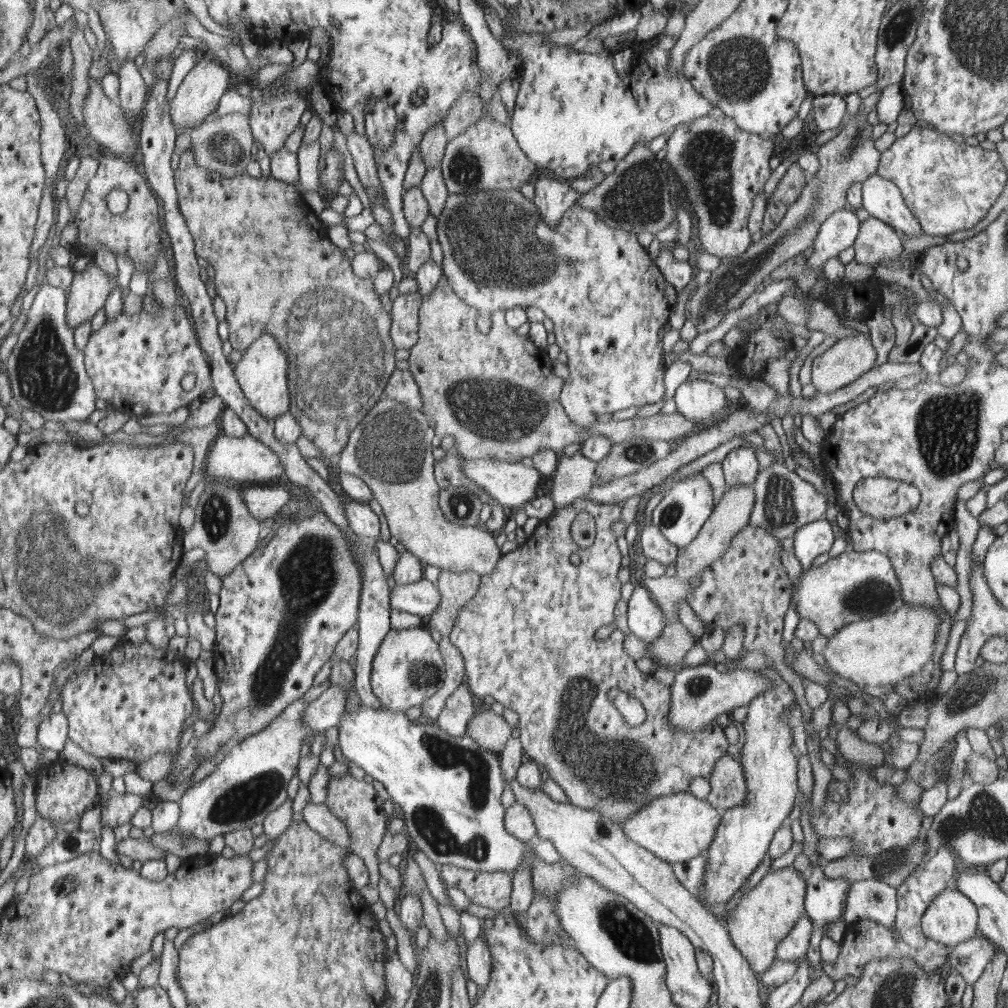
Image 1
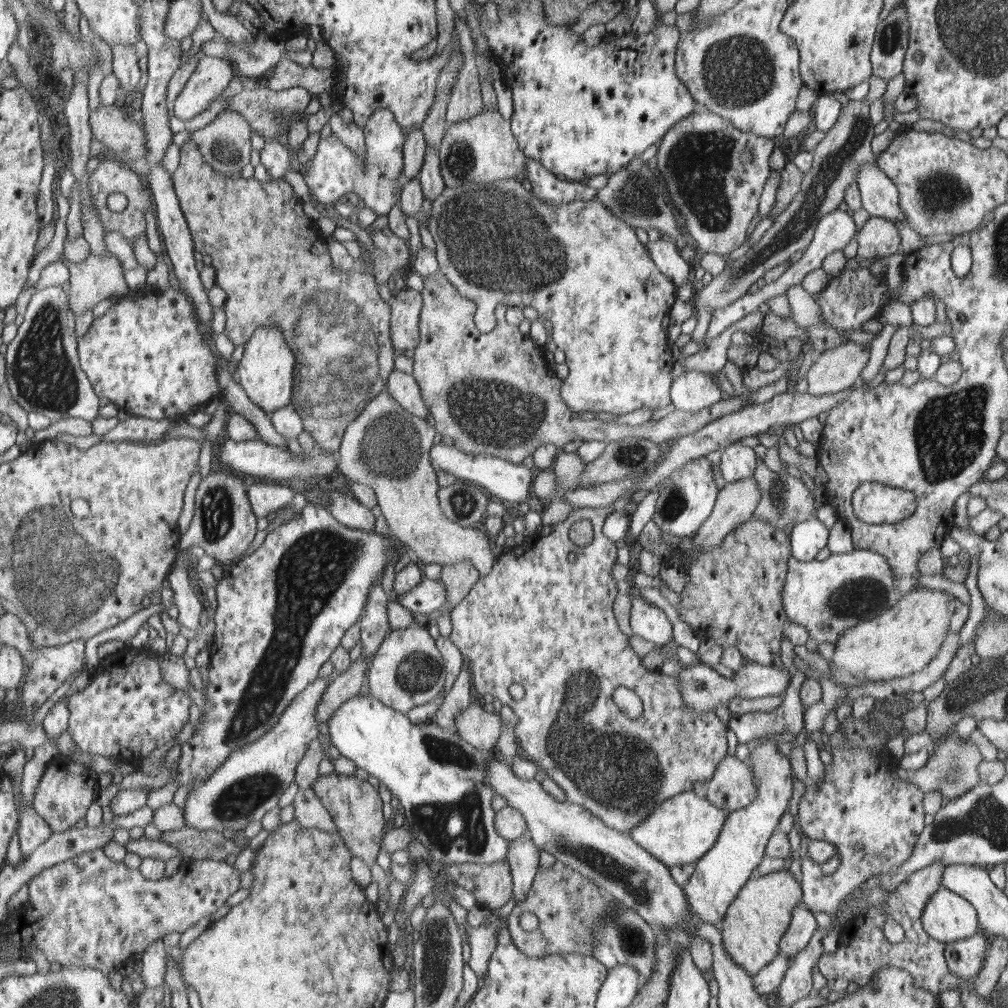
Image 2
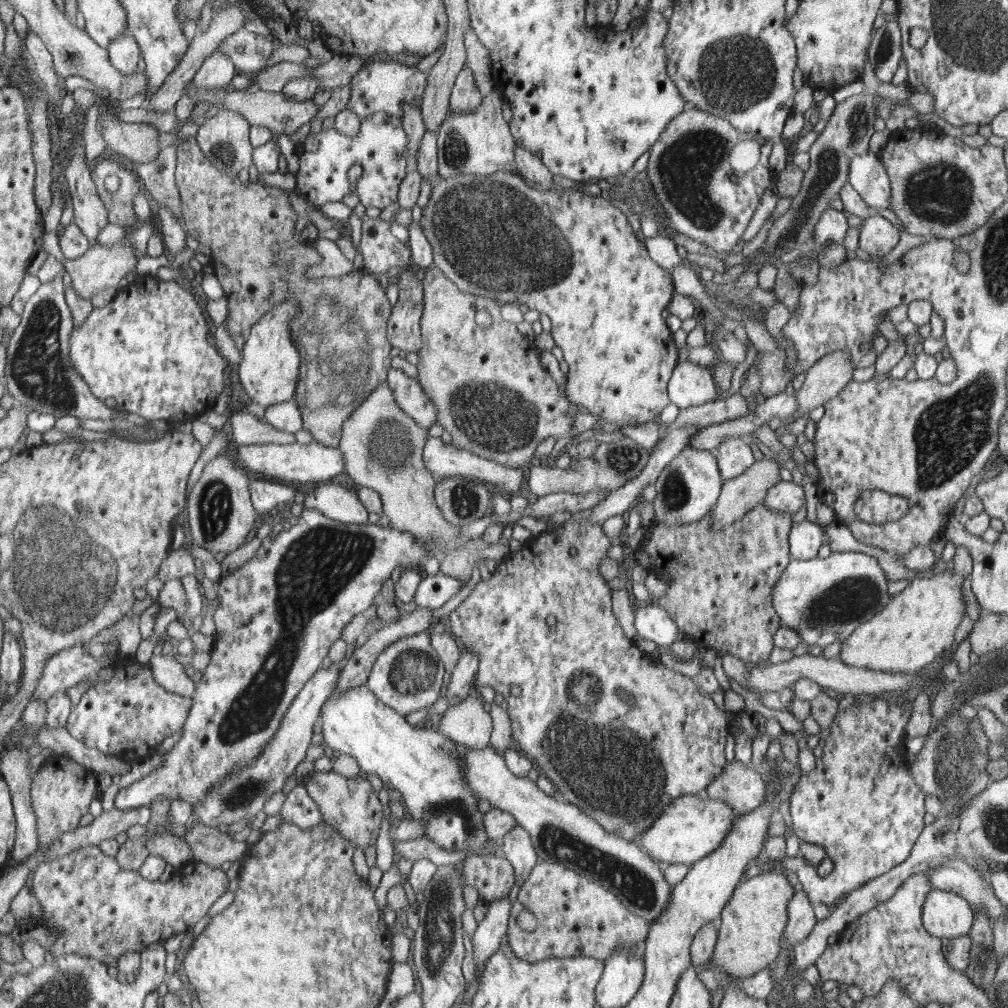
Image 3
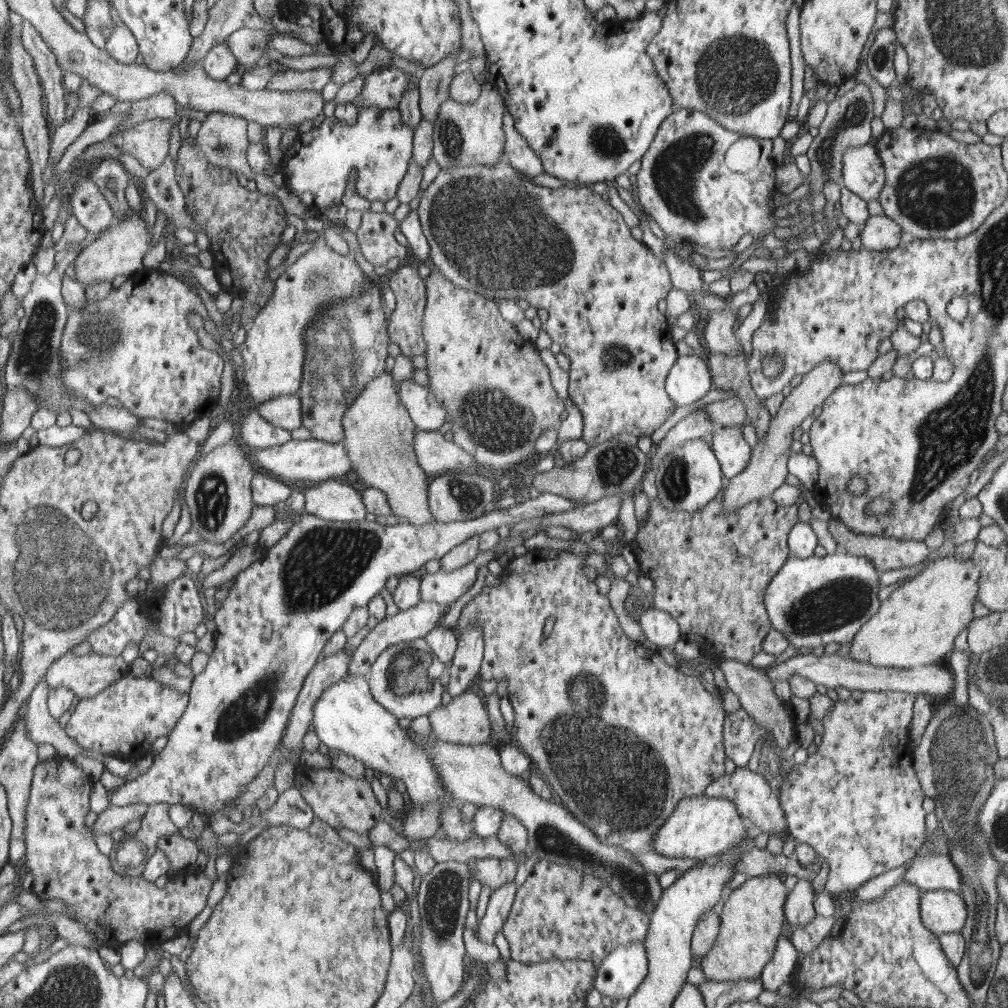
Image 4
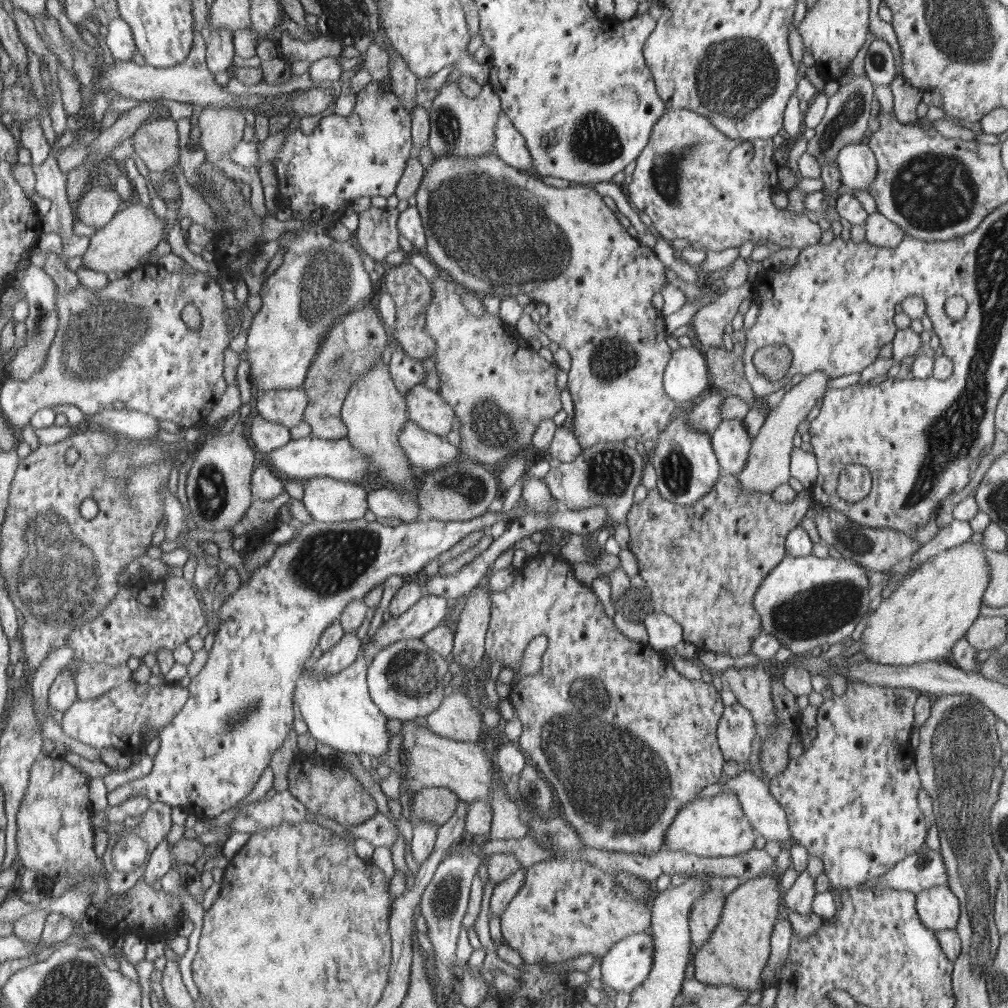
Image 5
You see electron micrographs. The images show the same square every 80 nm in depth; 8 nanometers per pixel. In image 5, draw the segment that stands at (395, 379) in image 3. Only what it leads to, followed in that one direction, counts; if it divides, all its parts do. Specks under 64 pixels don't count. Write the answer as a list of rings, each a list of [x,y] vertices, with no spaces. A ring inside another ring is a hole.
[[[420,384],[406,393],[405,397],[408,410],[411,411],[409,420],[428,432],[446,437],[451,431],[455,414],[437,391]]]

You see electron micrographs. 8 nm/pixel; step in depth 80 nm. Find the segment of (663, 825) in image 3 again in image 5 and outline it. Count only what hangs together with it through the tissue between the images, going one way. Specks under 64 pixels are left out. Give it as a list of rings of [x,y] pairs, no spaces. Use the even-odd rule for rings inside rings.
[[[725,790],[716,796],[698,796],[687,802],[667,830],[665,848],[700,857],[732,857],[749,852],[754,847],[757,835],[751,821],[744,814],[738,794]]]

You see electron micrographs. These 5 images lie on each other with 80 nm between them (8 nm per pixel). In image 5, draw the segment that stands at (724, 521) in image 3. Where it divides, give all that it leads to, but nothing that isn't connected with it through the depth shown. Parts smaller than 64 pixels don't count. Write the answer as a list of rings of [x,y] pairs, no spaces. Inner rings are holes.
[[[821,370],[815,371],[815,373],[804,375],[803,380],[786,392],[780,403],[767,413],[767,417],[755,437],[747,464],[736,475],[739,482],[742,482],[742,489],[746,490],[746,493],[764,492],[771,494],[781,484],[787,483],[791,477],[789,468],[791,452],[794,448],[792,438],[798,430],[798,425],[810,414],[810,410],[822,402],[828,389],[828,381],[832,380],[824,372],[820,372]]]

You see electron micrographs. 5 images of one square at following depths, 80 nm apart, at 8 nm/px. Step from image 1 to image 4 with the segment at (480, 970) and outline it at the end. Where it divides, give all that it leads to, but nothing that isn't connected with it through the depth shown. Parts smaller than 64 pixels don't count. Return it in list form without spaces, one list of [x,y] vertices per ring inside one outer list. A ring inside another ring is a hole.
[[[515,881],[509,882],[492,891],[485,916],[477,926],[477,938],[486,944],[493,944],[496,934],[503,929],[510,914],[518,886]]]

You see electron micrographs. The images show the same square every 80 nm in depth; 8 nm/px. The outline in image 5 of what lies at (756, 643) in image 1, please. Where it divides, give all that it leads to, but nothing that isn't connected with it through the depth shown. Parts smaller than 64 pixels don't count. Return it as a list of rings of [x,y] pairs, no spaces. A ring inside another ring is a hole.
[[[723,472],[715,484],[715,488],[710,493],[703,496],[698,502],[688,506],[682,506],[676,502],[670,502],[664,499],[659,490],[652,489],[648,491],[647,497],[639,504],[633,503],[632,508],[627,514],[627,526],[629,527],[629,553],[636,555],[638,562],[639,575],[646,582],[646,586],[654,594],[653,608],[654,614],[664,613],[670,615],[675,622],[683,625],[683,640],[696,645],[699,652],[714,652],[730,657],[743,656],[751,653],[751,647],[756,639],[762,635],[763,624],[760,622],[759,612],[755,610],[755,595],[759,592],[759,587],[763,585],[764,579],[771,574],[773,569],[780,564],[780,561],[787,554],[785,540],[788,533],[801,524],[802,517],[810,508],[810,489],[803,489],[792,499],[792,502],[776,502],[771,494],[764,492],[748,492],[742,489],[742,482],[734,474]]]

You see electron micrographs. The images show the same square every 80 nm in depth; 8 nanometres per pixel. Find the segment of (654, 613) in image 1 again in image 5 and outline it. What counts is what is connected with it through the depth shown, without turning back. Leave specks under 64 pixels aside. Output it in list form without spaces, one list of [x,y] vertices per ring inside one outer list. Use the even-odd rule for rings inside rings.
[[[648,614],[643,624],[647,630],[647,644],[655,650],[672,650],[684,638],[683,625],[675,622],[670,615]]]

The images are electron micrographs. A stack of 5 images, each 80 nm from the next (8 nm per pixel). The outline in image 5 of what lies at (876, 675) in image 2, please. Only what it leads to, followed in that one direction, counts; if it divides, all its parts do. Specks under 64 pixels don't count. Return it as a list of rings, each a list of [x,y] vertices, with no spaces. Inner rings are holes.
[[[972,537],[966,542],[963,542],[960,546],[950,548],[936,556],[933,556],[928,561],[922,562],[922,564],[914,570],[914,574],[910,575],[910,578],[902,582],[902,586],[896,588],[896,590],[894,590],[888,598],[880,602],[880,607],[876,608],[876,610],[874,610],[874,614],[868,618],[868,624],[866,624],[866,628],[864,628],[862,637],[862,652],[869,660],[871,660],[872,663],[912,666],[913,664],[924,661],[943,662],[949,660],[954,644],[962,640],[962,638],[965,638],[965,635],[968,633],[968,629],[972,627],[972,624],[979,618],[982,598],[984,596],[984,592],[986,592],[986,588],[988,588],[988,584],[990,583],[990,575],[992,575],[992,573],[990,573],[989,564],[986,562],[986,553],[990,551],[990,548],[987,544],[976,544],[972,543],[971,540]]]

